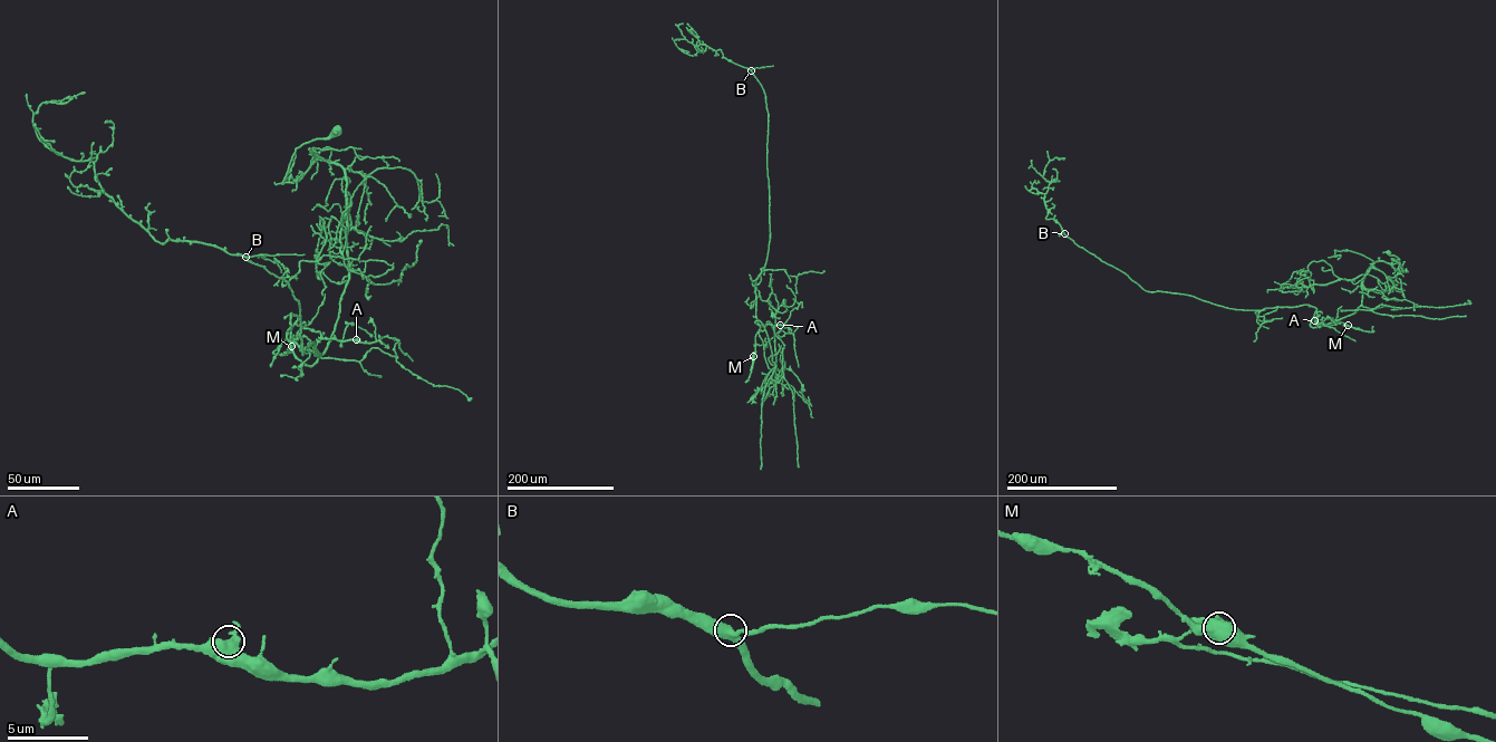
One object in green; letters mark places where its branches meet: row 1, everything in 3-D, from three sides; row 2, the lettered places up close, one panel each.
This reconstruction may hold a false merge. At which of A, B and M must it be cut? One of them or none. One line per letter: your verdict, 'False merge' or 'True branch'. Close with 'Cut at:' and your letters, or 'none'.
A: True branch
B: True branch
M: False merge
Cut at: M

